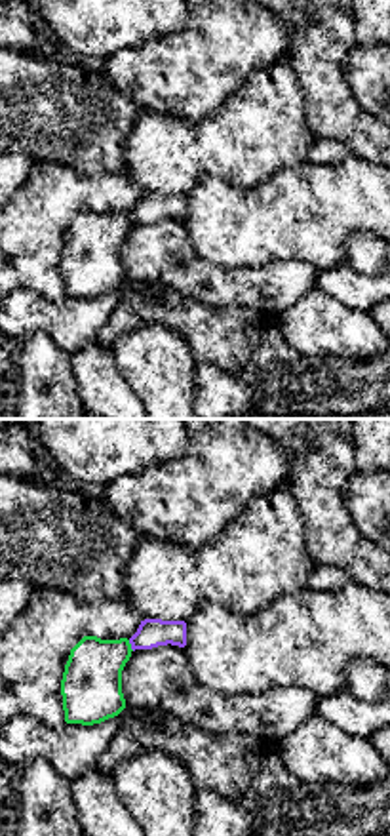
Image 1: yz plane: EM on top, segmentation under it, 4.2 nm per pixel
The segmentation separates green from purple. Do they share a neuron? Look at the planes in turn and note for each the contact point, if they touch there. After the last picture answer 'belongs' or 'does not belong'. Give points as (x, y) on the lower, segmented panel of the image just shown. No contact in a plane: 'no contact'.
(130, 646)

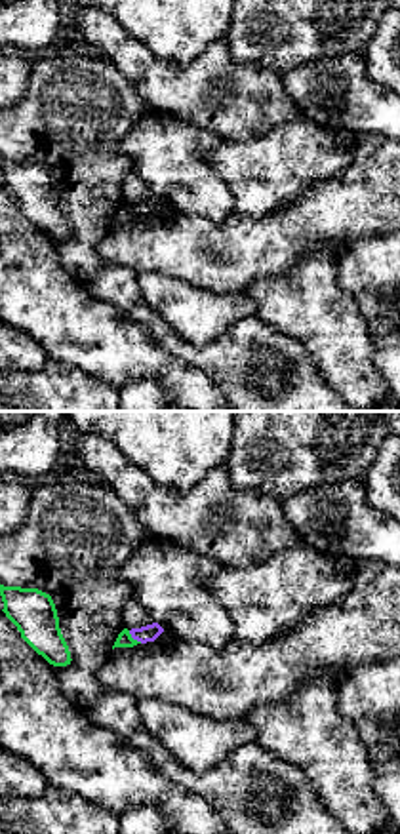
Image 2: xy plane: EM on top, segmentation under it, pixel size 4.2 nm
(132, 638)

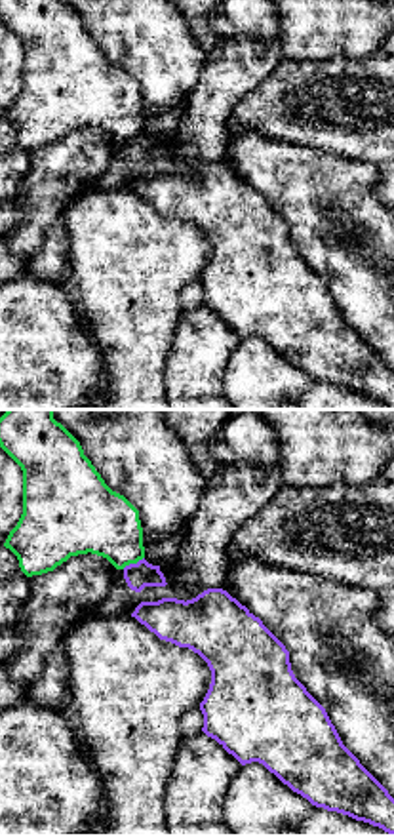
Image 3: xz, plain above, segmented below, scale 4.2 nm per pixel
(132, 562)

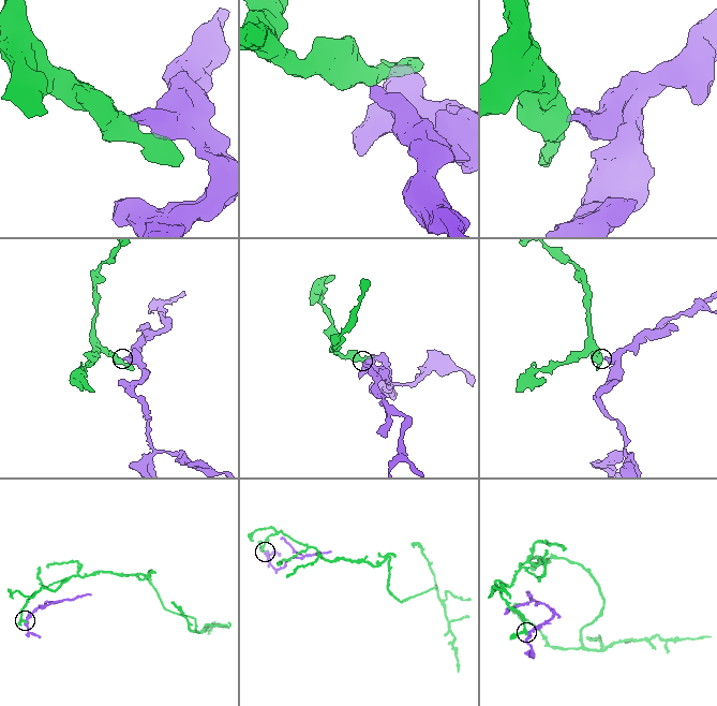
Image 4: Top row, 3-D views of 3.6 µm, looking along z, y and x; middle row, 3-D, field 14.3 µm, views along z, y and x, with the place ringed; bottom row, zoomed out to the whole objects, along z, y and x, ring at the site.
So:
does not belong

